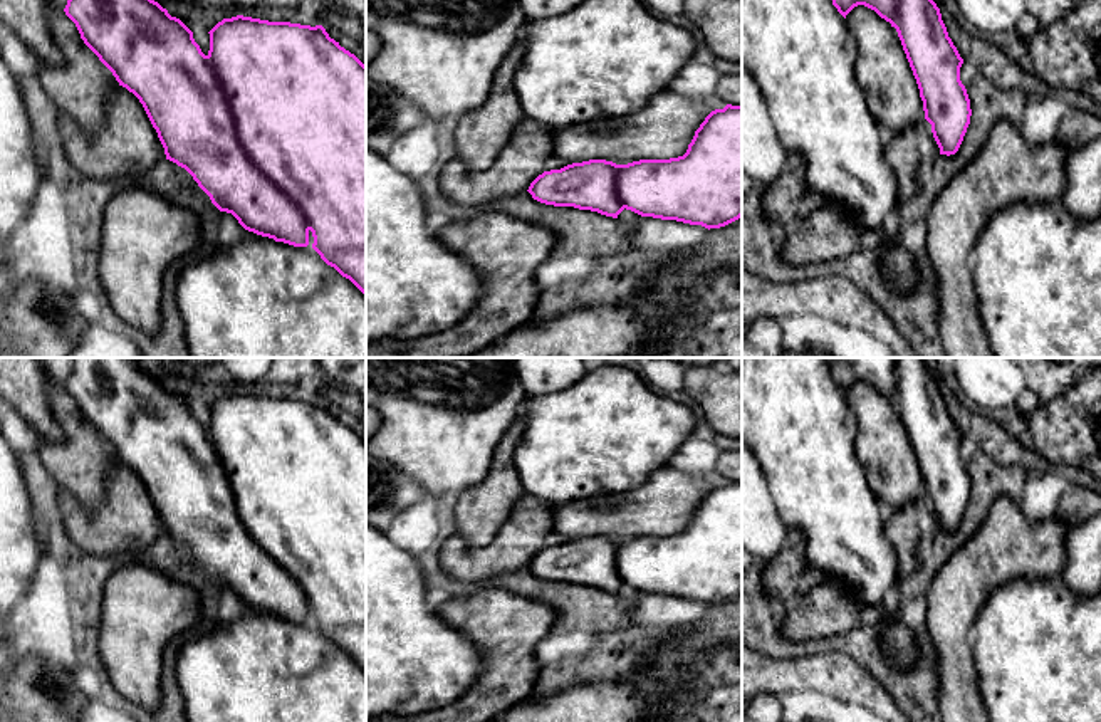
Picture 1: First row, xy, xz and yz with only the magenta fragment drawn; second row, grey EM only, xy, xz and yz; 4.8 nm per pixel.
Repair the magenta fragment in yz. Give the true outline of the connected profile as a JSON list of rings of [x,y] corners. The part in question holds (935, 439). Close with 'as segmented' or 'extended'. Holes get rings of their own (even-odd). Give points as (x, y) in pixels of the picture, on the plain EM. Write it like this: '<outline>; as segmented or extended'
[[[826,358],[826,361],[832,381],[844,395],[854,383],[864,381],[896,405],[940,531],[955,531],[972,492],[970,475],[960,457],[963,435],[923,358]]]; as segmented

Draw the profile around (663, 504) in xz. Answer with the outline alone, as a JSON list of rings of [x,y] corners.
[[[666,465],[631,490],[594,494],[550,505],[552,531],[569,541],[589,536],[628,541],[678,534],[686,529],[695,507],[712,487],[697,473]]]

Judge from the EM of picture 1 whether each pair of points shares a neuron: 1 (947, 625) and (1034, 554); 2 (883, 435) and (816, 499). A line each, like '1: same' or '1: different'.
1: same
2: different

